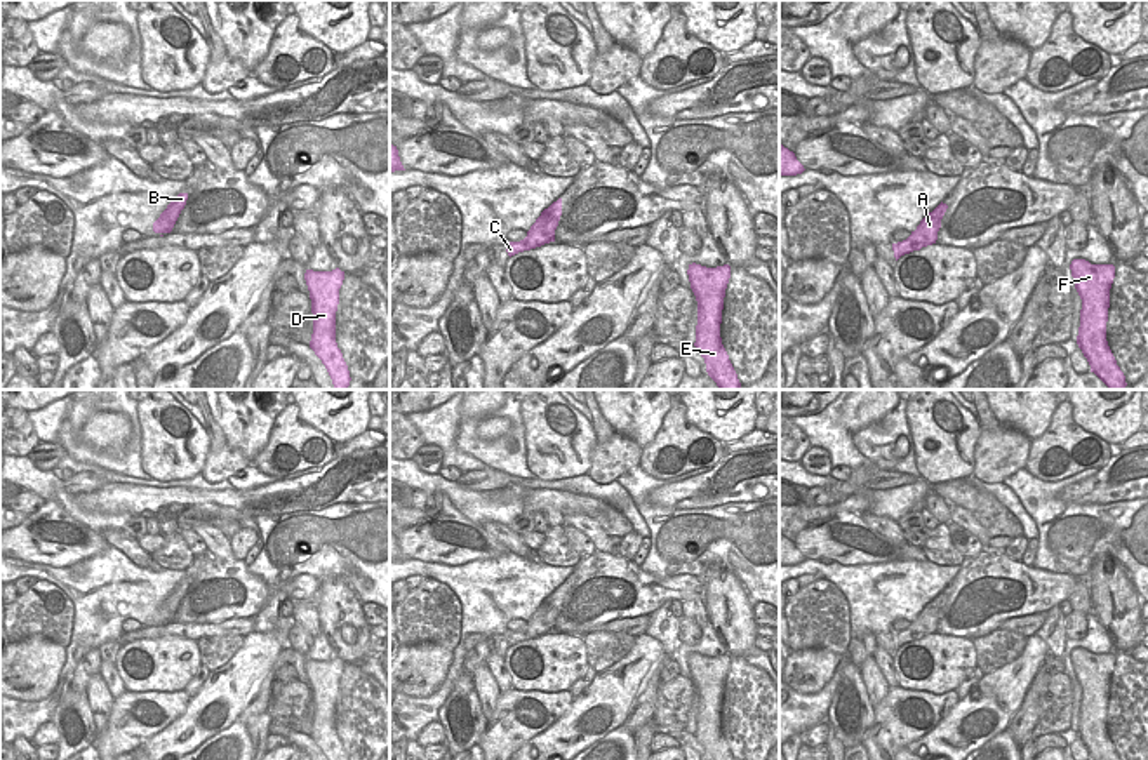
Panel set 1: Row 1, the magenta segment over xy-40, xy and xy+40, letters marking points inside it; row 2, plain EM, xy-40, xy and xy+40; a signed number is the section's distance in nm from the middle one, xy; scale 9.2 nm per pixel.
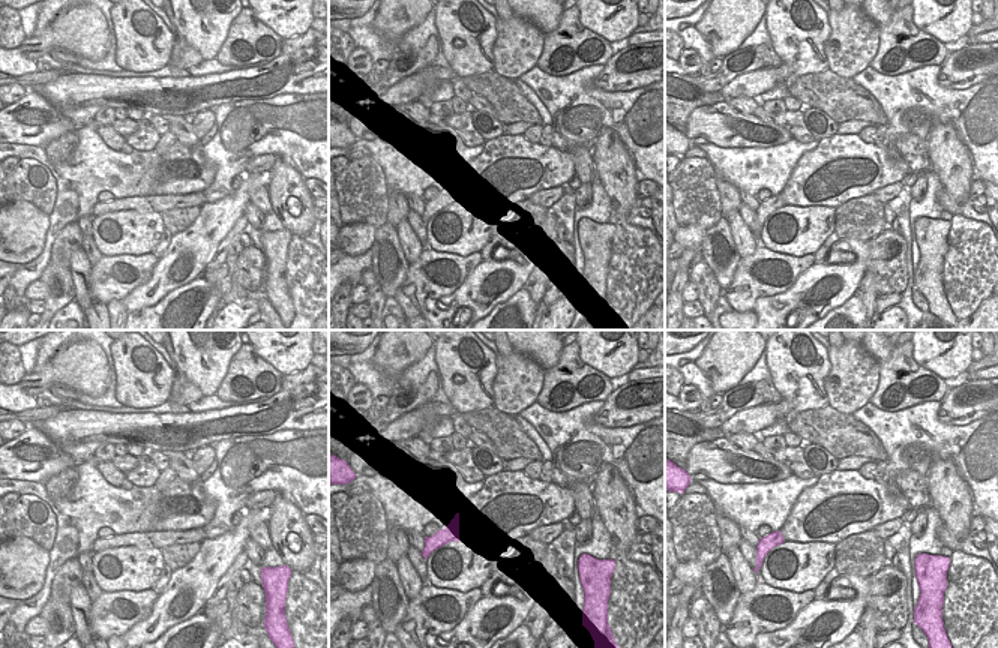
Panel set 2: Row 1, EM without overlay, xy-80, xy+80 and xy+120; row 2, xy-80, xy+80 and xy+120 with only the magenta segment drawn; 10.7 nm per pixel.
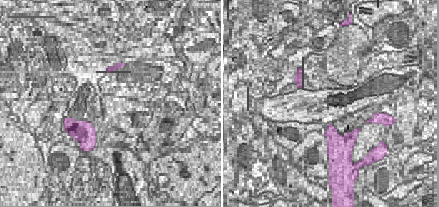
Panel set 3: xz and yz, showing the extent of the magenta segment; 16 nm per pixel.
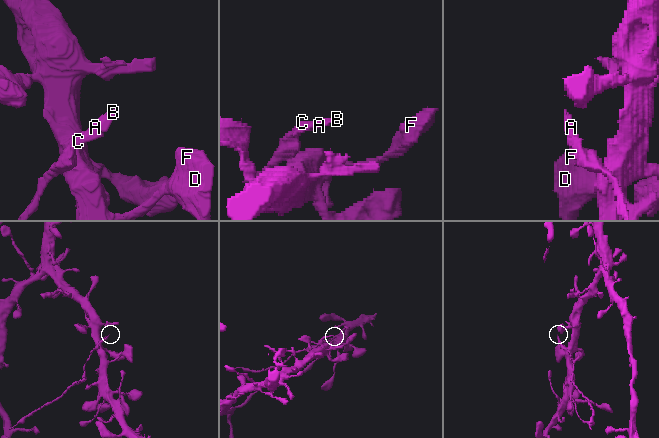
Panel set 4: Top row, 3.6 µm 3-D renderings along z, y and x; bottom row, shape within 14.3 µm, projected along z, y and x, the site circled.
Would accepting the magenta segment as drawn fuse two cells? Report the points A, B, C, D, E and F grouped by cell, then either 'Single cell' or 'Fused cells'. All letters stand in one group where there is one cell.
Groups: A C / B D E F. Fused cells

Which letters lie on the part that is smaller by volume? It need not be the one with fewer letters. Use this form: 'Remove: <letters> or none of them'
Remove: A, C

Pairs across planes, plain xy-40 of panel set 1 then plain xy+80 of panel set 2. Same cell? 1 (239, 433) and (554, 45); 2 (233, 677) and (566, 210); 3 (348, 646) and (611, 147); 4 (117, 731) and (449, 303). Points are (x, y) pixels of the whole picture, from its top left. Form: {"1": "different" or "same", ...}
{"1": "different", "2": "different", "3": "same", "4": "different"}

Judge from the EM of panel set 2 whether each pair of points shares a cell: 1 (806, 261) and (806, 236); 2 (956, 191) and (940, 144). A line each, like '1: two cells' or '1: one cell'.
1: two cells
2: one cell

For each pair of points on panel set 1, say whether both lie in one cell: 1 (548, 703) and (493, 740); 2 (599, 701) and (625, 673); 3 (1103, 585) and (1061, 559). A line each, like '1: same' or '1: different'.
1: same
2: same
3: different

